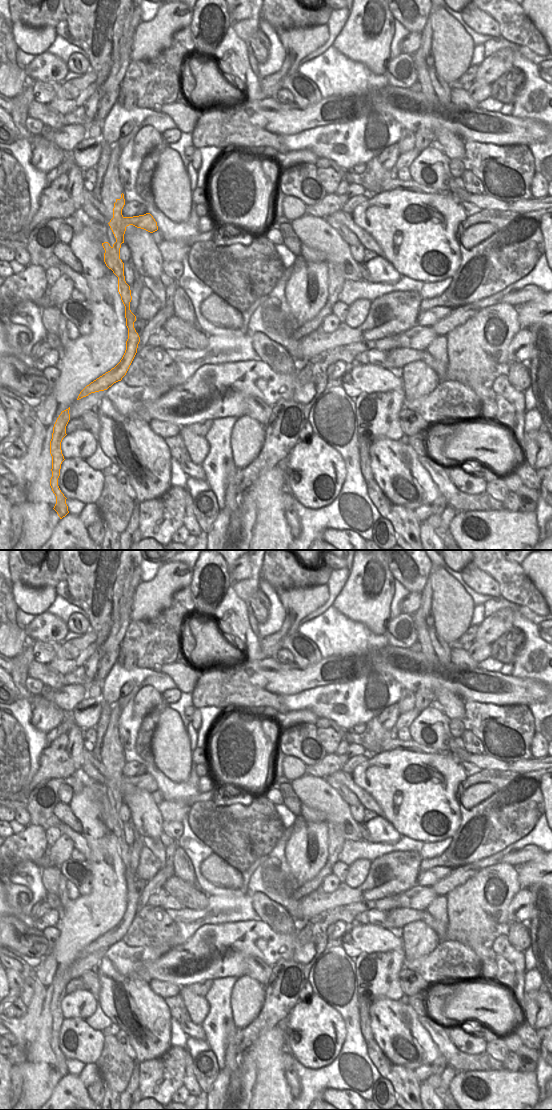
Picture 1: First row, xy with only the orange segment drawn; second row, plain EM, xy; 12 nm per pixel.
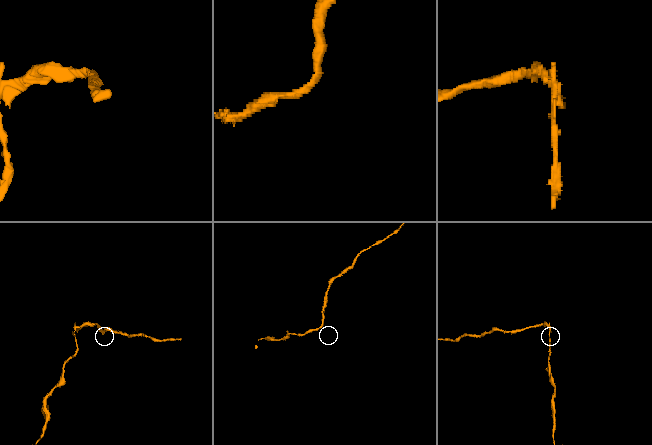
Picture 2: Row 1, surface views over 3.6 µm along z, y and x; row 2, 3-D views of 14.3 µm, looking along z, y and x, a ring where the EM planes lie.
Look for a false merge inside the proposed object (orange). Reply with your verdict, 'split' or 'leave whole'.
split

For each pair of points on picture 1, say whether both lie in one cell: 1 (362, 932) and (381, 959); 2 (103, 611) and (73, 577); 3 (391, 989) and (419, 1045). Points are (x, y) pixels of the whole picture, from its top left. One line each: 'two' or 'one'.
1: two
2: one
3: two

